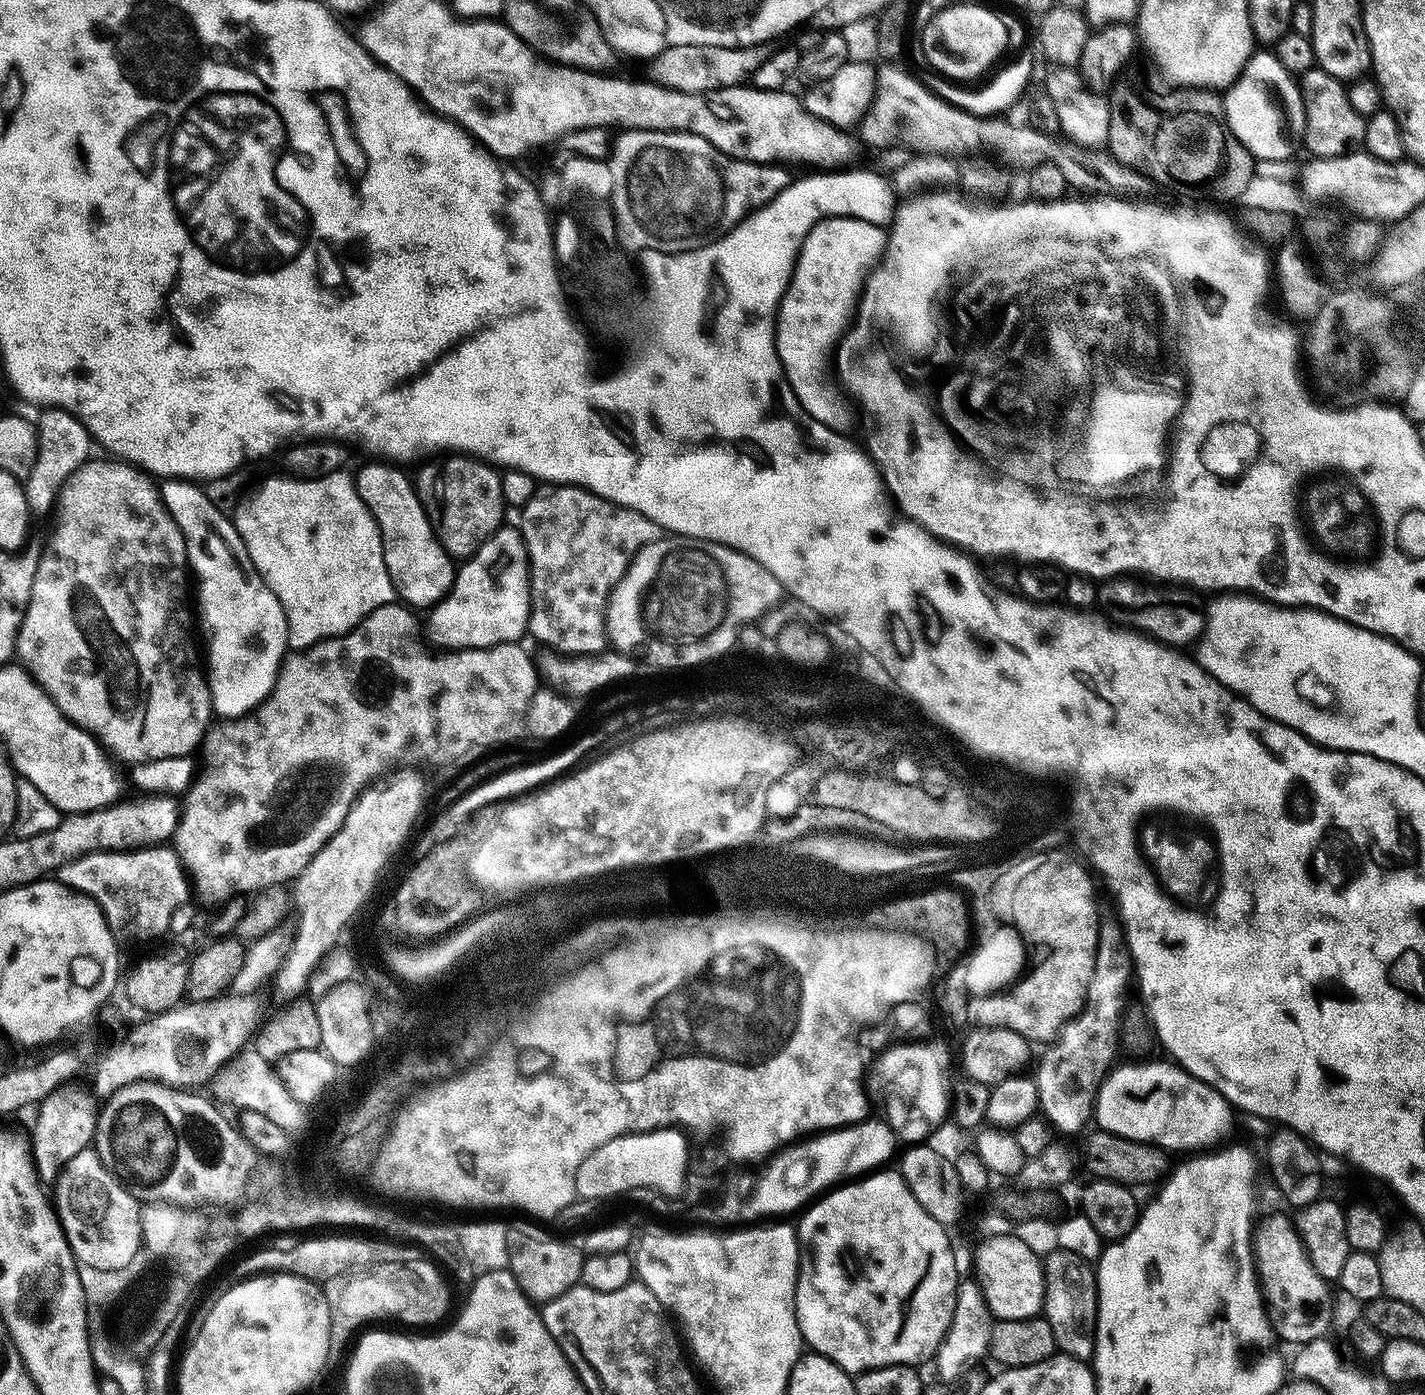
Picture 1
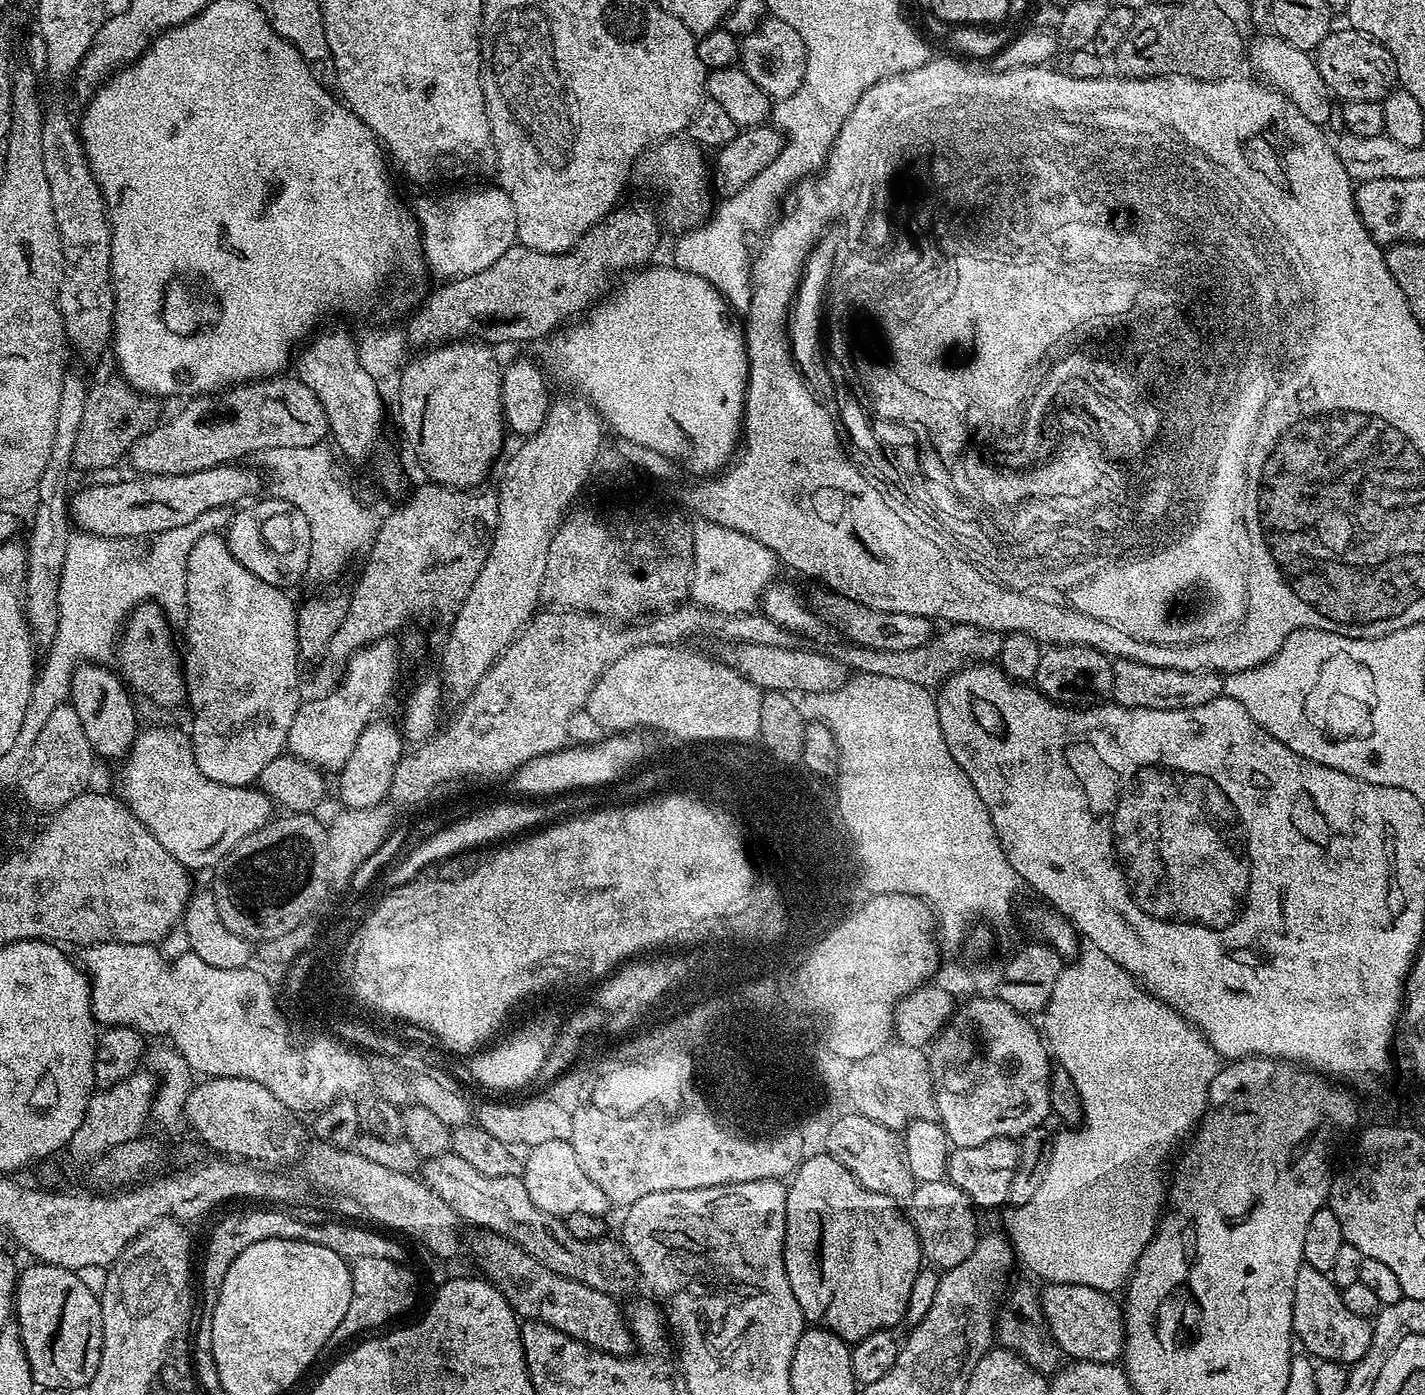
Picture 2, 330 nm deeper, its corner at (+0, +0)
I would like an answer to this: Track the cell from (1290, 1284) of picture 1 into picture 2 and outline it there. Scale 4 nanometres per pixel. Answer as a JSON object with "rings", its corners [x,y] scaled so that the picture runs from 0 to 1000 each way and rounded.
{"rings":[[[913,906],[908,919],[908,933],[907,934],[907,954],[909,960],[915,963],[914,968],[924,976],[933,975],[948,979],[959,971],[963,958],[963,946],[953,944],[945,939],[941,924],[935,919],[931,912],[922,910],[922,908]]]}

